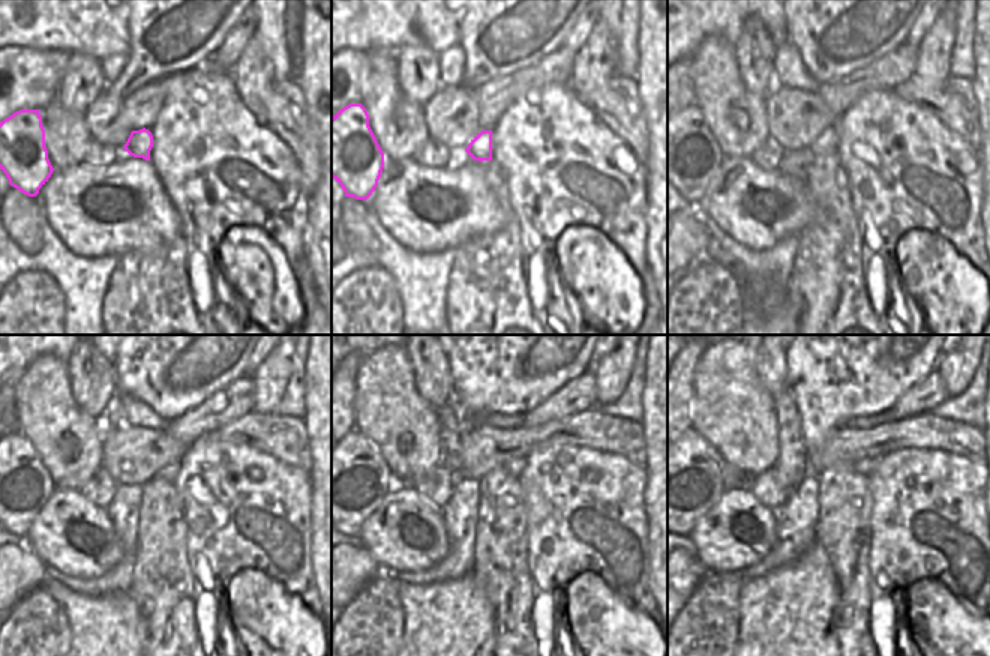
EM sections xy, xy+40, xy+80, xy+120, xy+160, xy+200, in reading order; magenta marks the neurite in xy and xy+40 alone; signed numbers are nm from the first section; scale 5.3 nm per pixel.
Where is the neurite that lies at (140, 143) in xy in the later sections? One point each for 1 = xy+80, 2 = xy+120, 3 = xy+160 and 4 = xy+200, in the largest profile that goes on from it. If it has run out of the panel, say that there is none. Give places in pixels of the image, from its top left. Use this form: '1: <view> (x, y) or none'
1: xy+80 (827, 141)
2: xy+120 (168, 473)
3: xy+160 (515, 467)
4: xy+200 (866, 464)

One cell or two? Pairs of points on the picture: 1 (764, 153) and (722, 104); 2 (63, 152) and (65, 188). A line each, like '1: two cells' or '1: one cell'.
1: two cells
2: two cells

